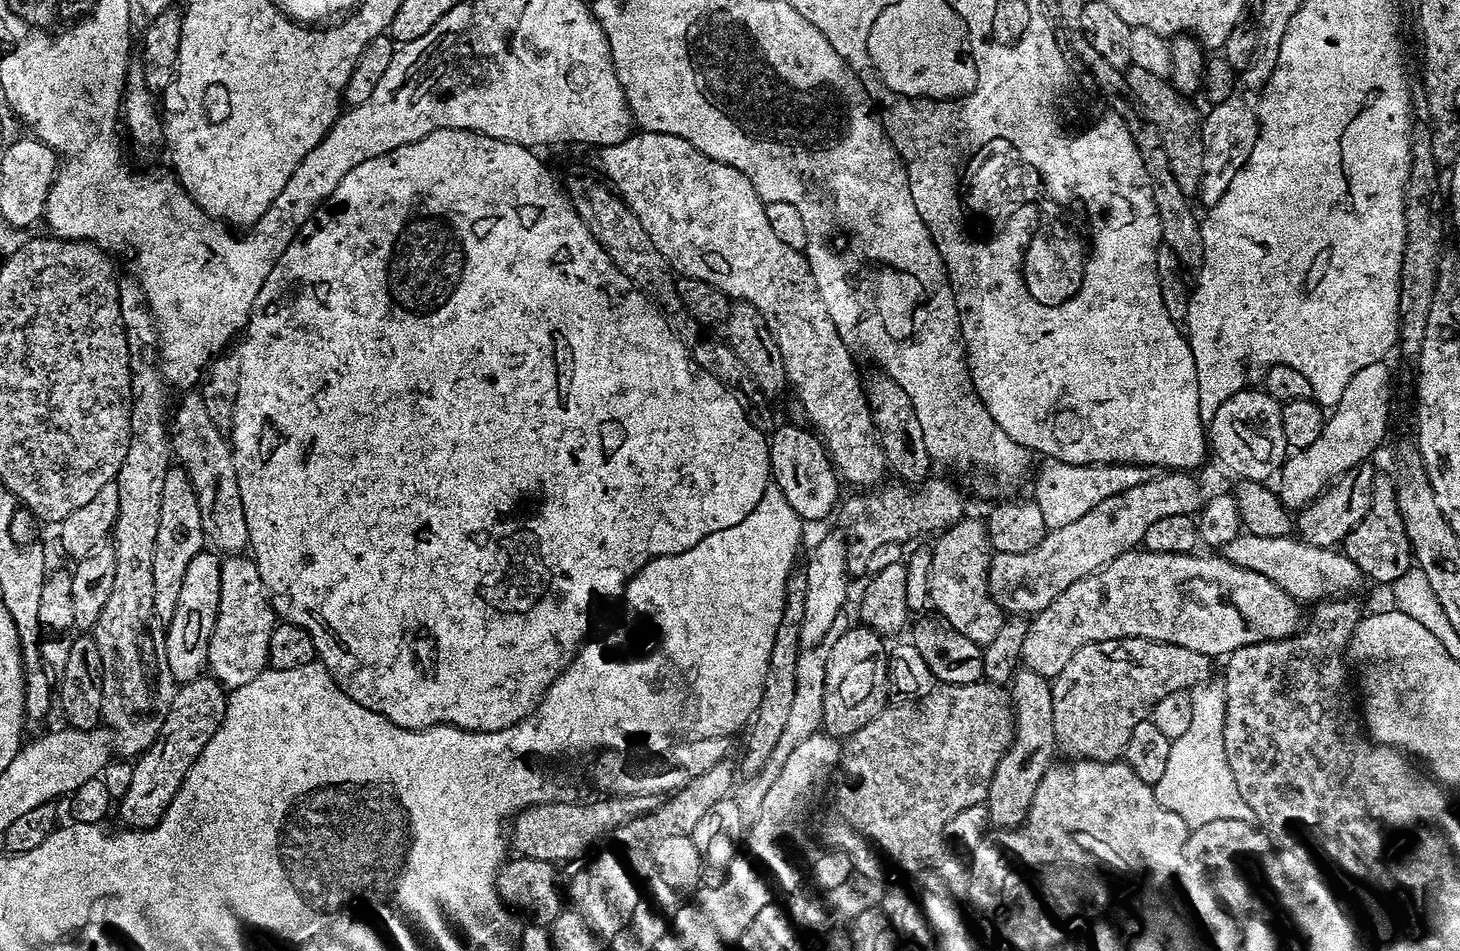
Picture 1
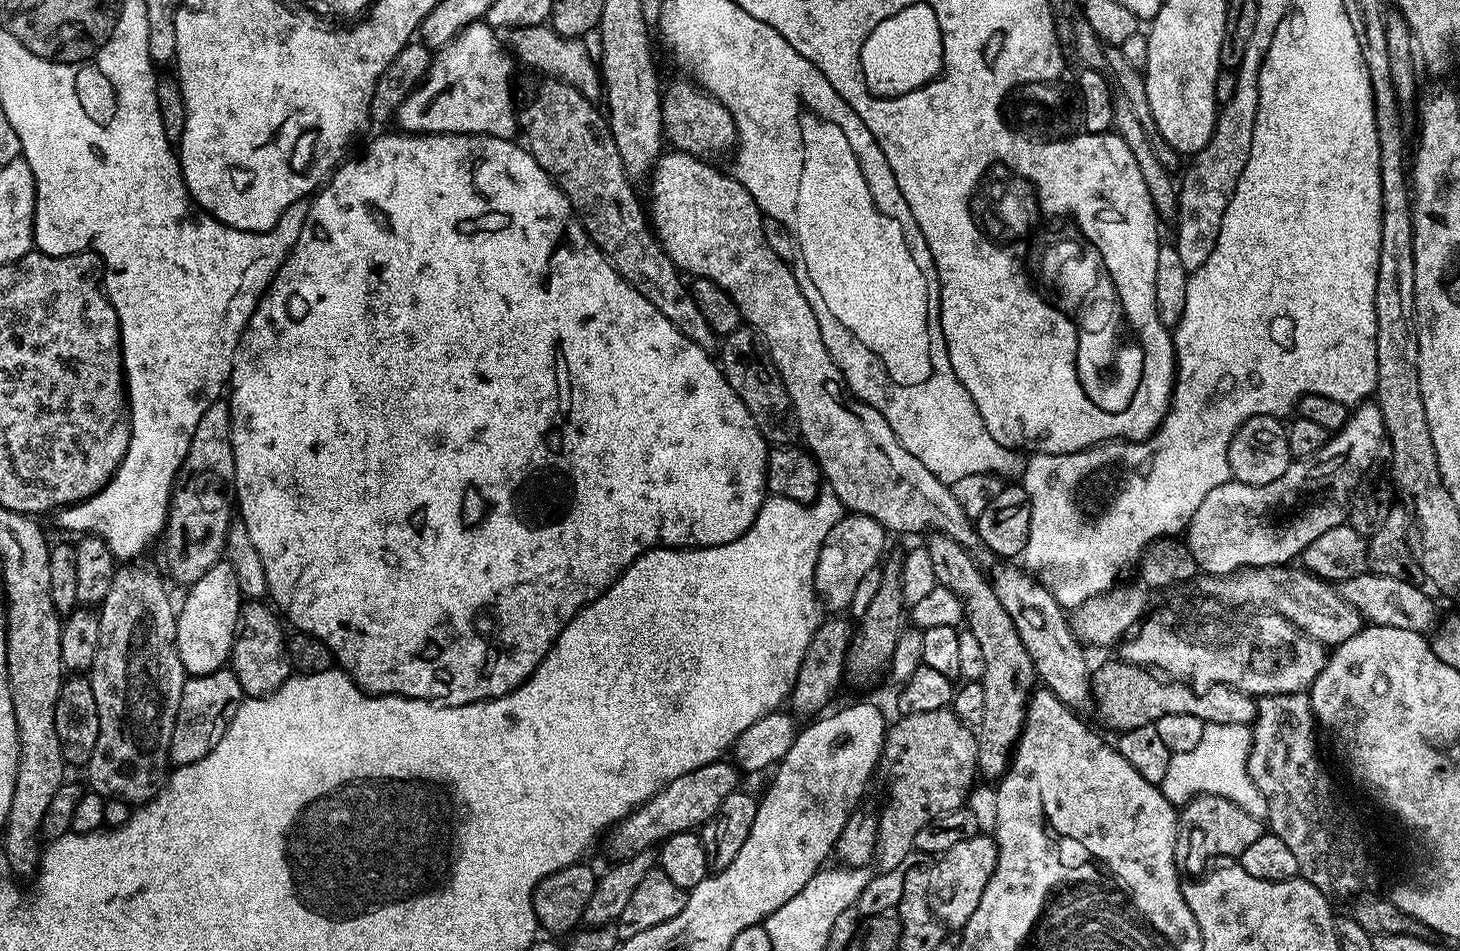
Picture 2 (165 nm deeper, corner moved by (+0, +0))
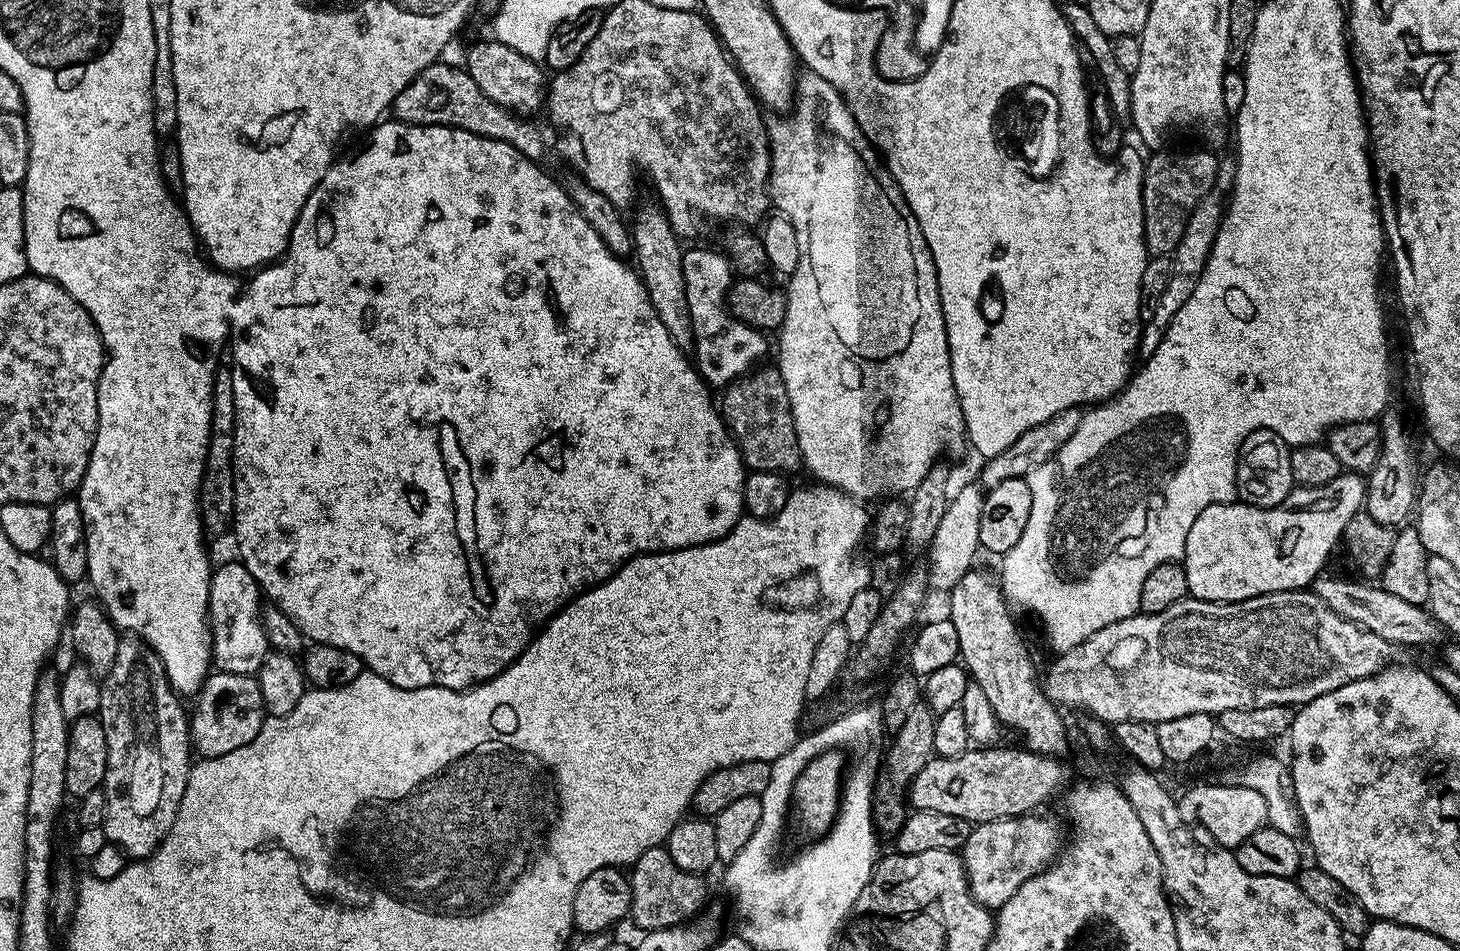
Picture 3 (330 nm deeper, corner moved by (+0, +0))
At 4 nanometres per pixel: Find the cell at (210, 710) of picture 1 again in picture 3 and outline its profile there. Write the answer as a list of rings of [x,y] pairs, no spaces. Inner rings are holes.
[[[213,671],[195,700],[196,705],[190,708],[190,744],[204,758],[246,746],[262,730],[266,719],[262,690],[255,676]]]

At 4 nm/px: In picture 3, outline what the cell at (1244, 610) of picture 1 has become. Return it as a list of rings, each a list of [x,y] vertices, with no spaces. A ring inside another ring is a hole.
[[[1321,574],[1314,581],[1314,591],[1316,595],[1323,598],[1330,606],[1330,610],[1334,610],[1342,618],[1346,618],[1350,622],[1360,625],[1360,627],[1378,634],[1378,638],[1382,638],[1387,644],[1399,646],[1399,644],[1436,644],[1442,635],[1440,623],[1436,621],[1435,616],[1427,607],[1415,604],[1414,602],[1406,602],[1396,595],[1390,594],[1386,589],[1377,586],[1372,582],[1362,582],[1359,584],[1356,580],[1335,580],[1329,574]]]

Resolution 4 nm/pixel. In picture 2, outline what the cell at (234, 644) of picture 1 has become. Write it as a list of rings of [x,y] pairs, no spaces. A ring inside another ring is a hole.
[[[248,602],[240,609],[240,623],[236,629],[236,638],[232,641],[230,671],[238,678],[245,697],[267,694],[283,684],[290,675],[286,635],[280,629],[281,621],[278,616],[276,621],[275,615],[277,613],[264,602]]]

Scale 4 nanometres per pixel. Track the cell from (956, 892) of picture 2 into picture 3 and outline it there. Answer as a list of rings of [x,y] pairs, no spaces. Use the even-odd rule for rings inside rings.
[[[1040,814],[1027,816],[1011,816],[1005,820],[991,820],[973,827],[970,838],[966,838],[962,849],[964,869],[968,875],[968,888],[974,899],[989,910],[999,910],[1003,904],[1010,902],[1014,894],[1027,880],[1043,872],[1046,865],[1057,855],[1056,843],[1060,840],[1060,832],[1052,820],[1043,820]]]

